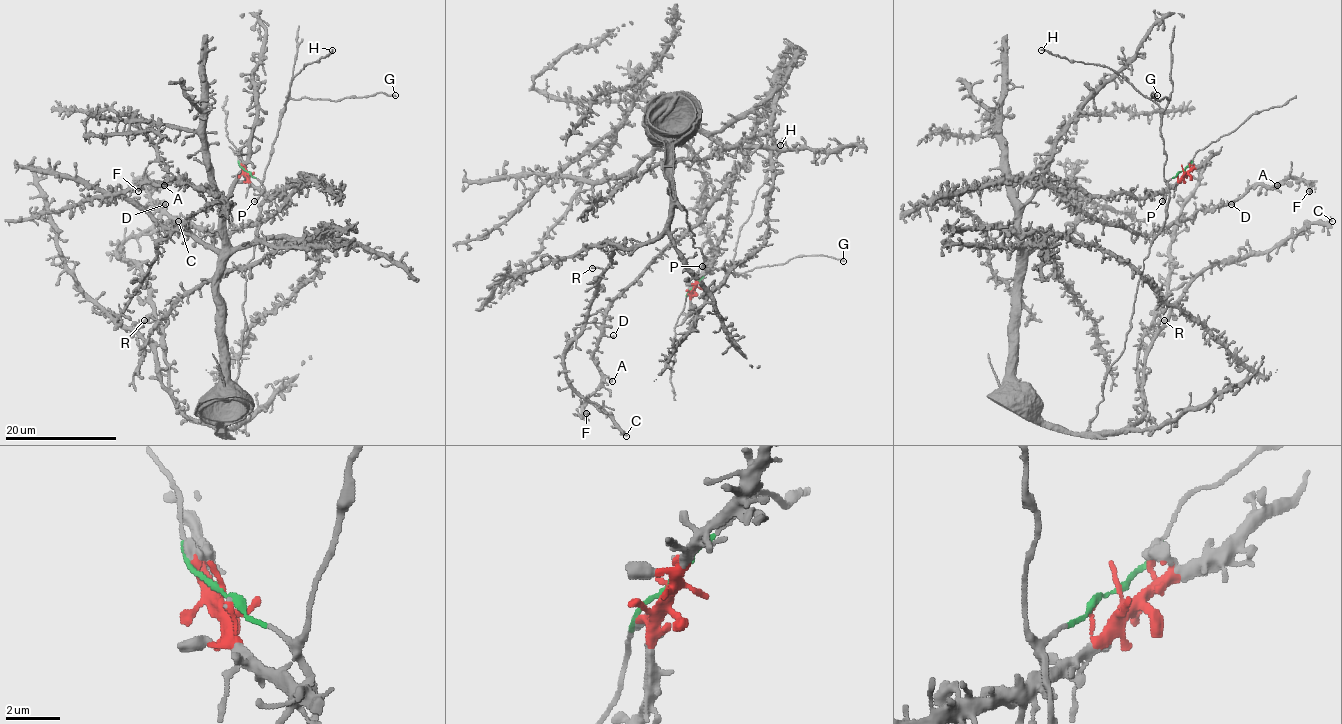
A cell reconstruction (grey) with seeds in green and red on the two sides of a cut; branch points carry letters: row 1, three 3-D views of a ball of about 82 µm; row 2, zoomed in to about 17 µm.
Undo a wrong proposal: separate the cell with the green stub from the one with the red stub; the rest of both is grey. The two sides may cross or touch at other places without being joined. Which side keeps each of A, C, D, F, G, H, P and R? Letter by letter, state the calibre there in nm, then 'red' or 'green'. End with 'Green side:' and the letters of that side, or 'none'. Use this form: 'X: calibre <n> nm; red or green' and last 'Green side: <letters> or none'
A: calibre 240 nm; red
C: calibre 150 nm; green
D: calibre 240 nm; red
F: calibre 440 nm; red
G: calibre 170 nm; green
H: calibre 170 nm; green
P: calibre 240 nm; red
R: calibre 360 nm; green
Green side: C, G, H, R

